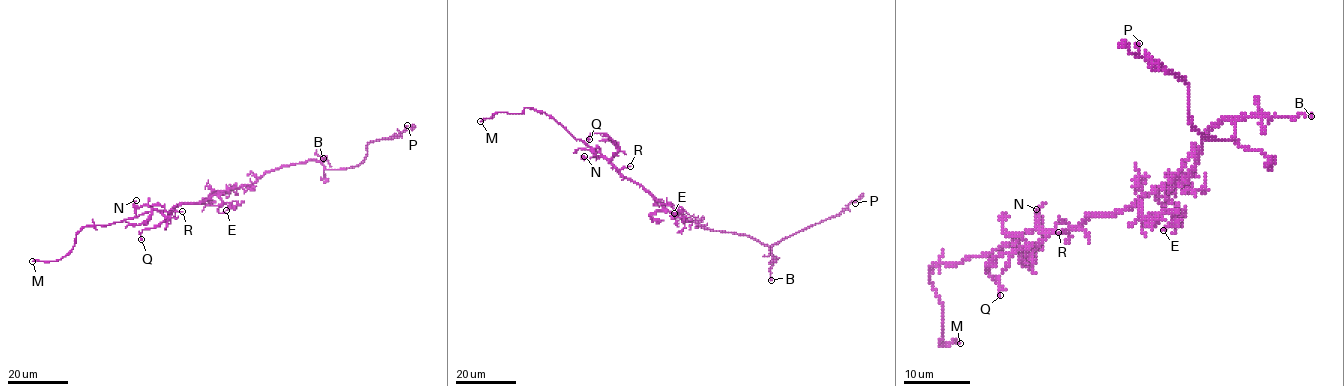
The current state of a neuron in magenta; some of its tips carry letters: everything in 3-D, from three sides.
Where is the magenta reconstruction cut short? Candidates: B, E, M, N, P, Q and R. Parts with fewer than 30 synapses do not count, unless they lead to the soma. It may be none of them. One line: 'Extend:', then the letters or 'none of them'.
Extend: M

